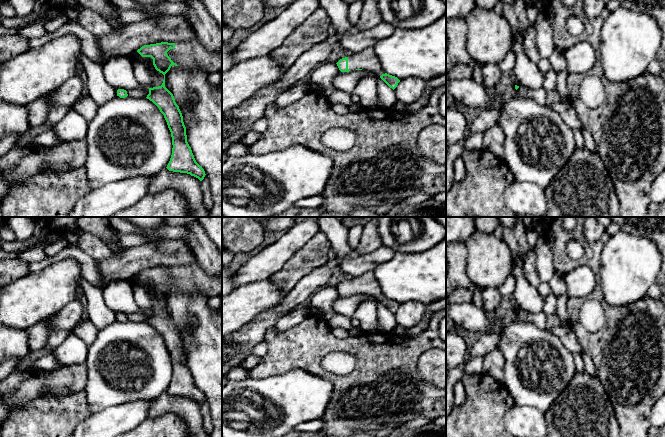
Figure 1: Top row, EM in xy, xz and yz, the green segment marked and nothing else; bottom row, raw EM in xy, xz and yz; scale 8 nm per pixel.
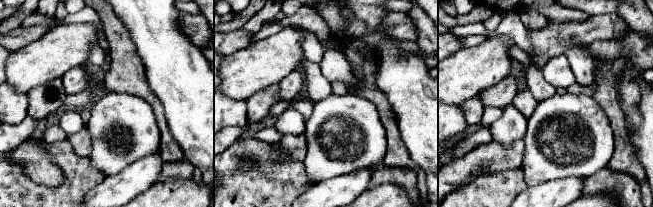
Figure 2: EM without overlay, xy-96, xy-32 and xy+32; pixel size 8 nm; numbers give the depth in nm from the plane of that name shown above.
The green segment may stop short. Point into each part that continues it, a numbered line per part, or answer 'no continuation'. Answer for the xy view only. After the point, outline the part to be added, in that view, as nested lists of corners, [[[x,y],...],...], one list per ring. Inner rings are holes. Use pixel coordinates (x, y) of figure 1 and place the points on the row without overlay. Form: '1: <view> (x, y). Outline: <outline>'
1: xy (187, 277). Outline: [[[199,263],[187,266],[176,266],[175,272],[167,279],[179,290],[192,290],[196,287],[207,296],[222,294],[222,275],[209,276]]]
2: xy (157, 302). Outline: [[[137,275],[133,276],[132,279],[138,285],[148,284],[150,286],[151,306],[149,312],[161,310],[164,304],[164,299],[155,293],[153,283],[151,281],[142,281]]]

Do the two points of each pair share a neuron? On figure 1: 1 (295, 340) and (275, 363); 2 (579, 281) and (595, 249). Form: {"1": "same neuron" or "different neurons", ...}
{"1": "same neuron", "2": "different neurons"}

